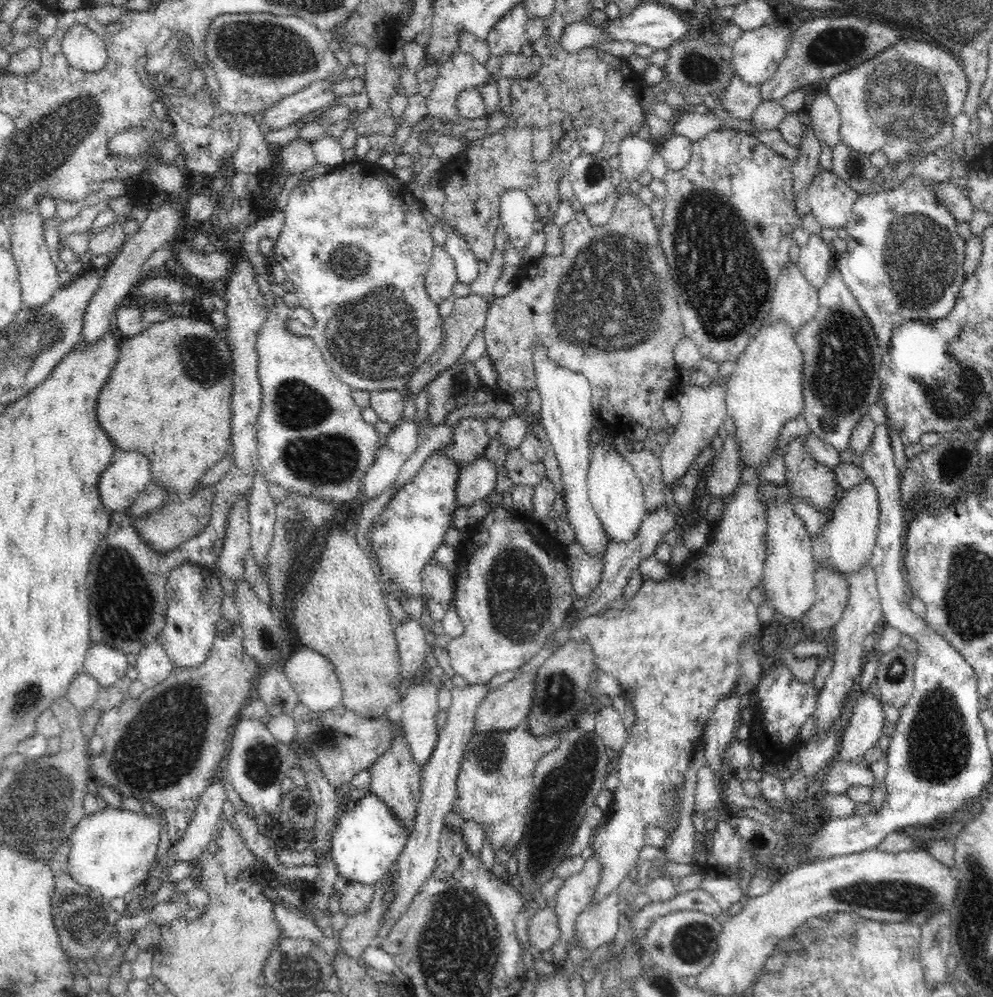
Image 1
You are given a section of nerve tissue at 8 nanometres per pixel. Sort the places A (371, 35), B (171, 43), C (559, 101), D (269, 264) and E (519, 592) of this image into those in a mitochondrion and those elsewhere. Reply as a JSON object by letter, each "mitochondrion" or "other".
{"A":"other","B":"mitochondrion","C":"other","D":"other","E":"mitochondrion"}

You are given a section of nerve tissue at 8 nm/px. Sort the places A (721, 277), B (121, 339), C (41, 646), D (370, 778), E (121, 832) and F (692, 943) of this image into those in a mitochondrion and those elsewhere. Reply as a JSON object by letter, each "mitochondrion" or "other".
{"A":"mitochondrion","B":"other","C":"other","D":"other","E":"other","F":"mitochondrion"}

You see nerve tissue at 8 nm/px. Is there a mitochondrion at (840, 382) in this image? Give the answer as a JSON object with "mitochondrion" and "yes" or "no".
{"mitochondrion":"yes"}

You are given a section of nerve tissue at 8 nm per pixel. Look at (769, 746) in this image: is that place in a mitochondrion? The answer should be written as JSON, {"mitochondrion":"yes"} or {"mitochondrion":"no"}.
{"mitochondrion":"no"}

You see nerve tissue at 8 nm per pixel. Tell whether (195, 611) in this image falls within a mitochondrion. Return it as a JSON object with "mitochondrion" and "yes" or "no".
{"mitochondrion":"no"}

